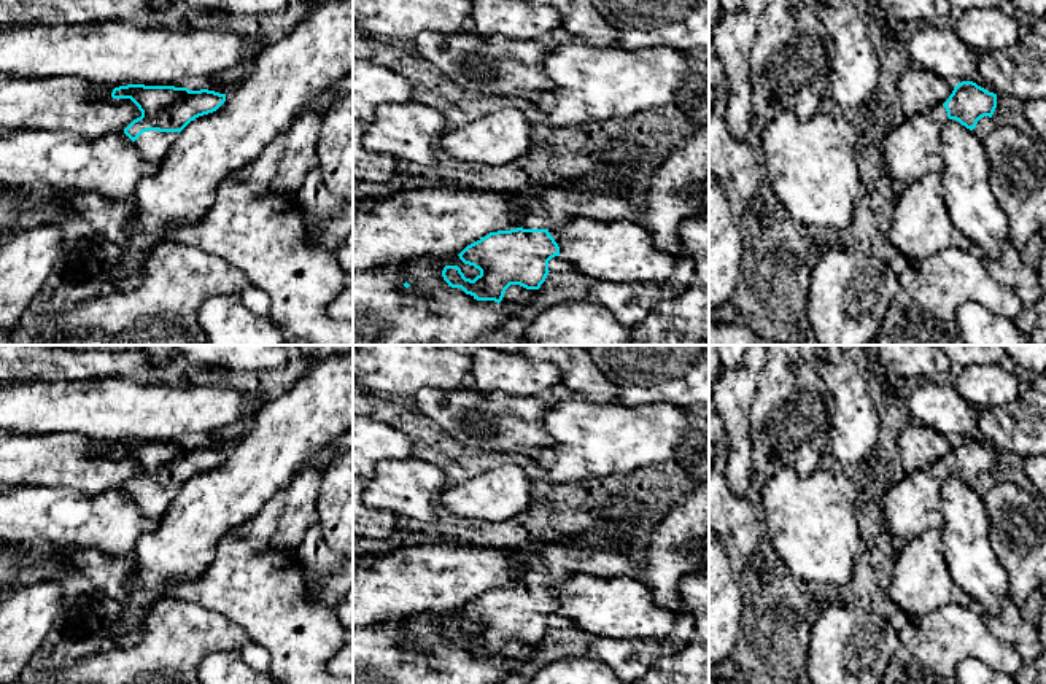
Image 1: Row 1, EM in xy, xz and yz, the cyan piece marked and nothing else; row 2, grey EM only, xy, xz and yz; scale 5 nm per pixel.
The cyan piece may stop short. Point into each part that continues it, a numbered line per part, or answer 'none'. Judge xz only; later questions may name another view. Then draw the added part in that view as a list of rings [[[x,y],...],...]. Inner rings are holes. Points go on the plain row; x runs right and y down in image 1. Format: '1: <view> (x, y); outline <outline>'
1: xz (546, 562); outline [[[579,534],[577,539],[536,541],[515,550],[523,562],[518,584],[548,585],[572,574],[642,577],[642,560],[631,549],[615,541],[591,544]]]

